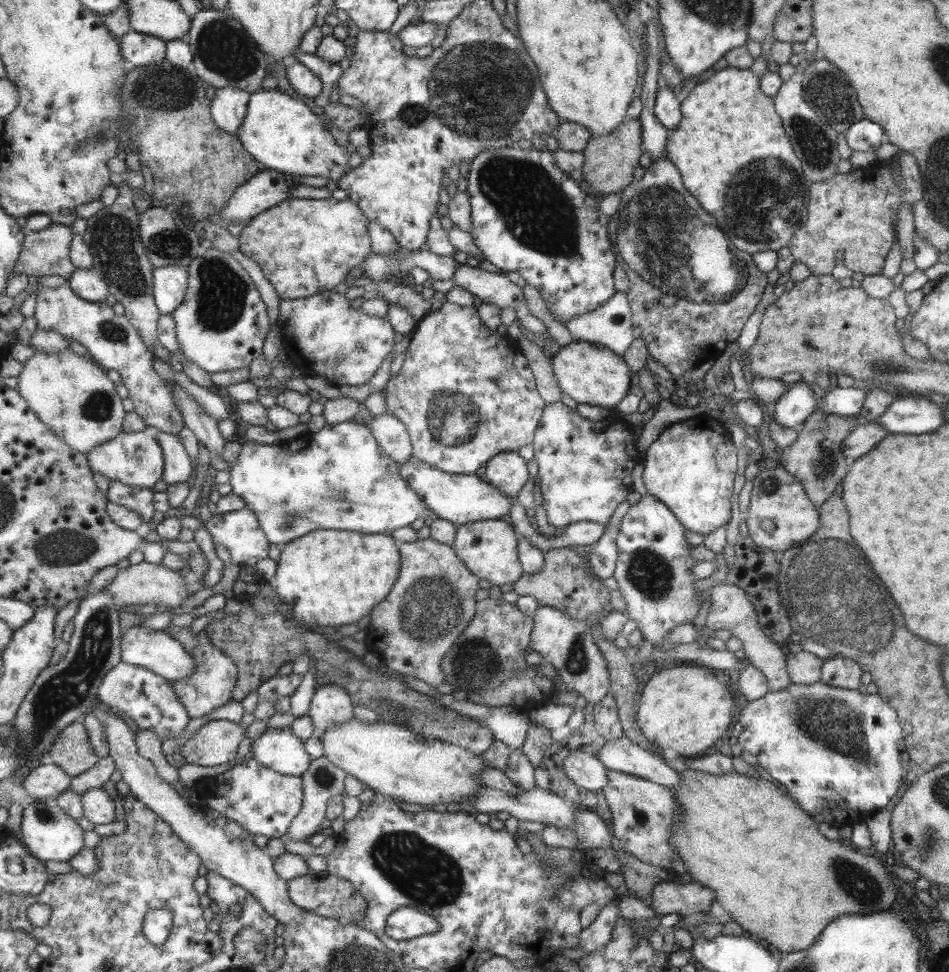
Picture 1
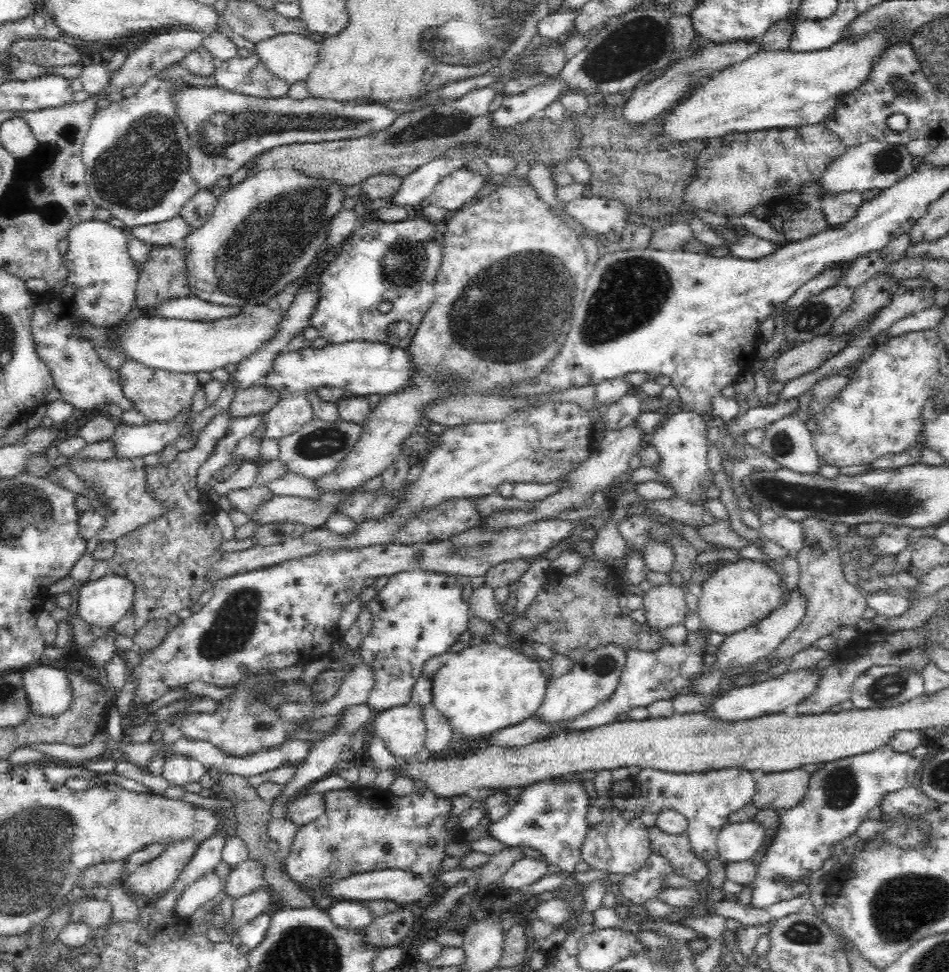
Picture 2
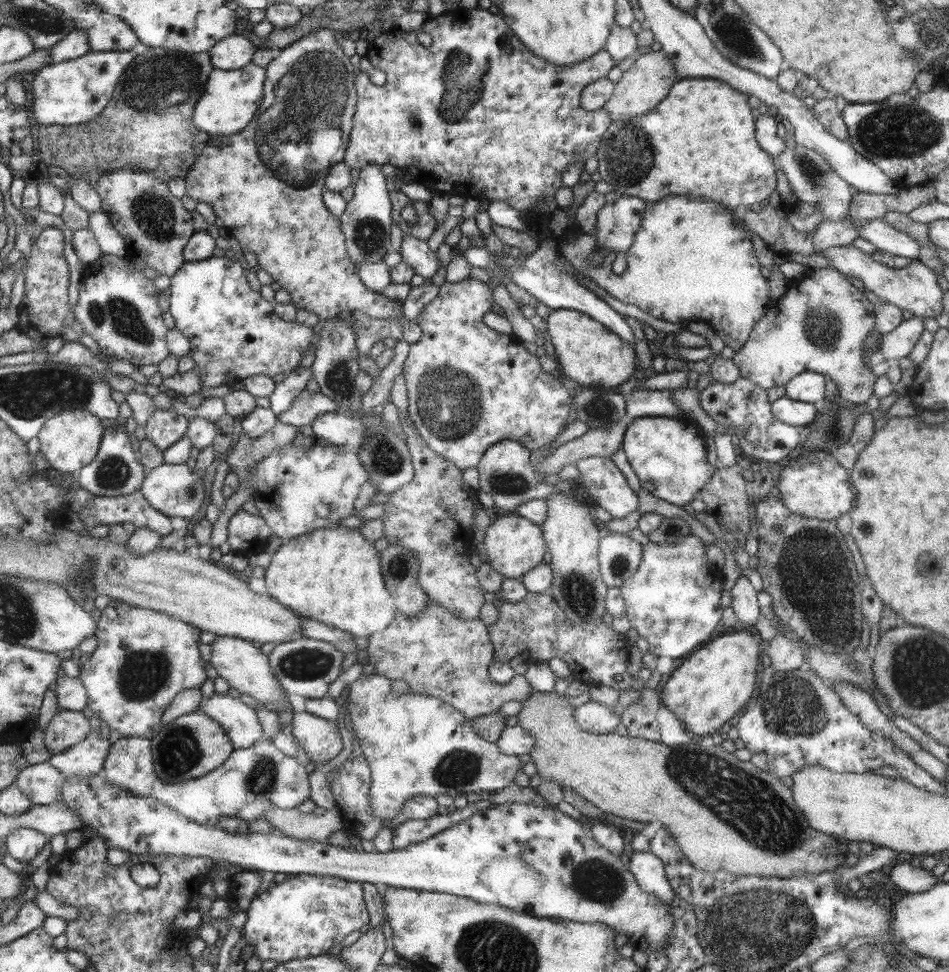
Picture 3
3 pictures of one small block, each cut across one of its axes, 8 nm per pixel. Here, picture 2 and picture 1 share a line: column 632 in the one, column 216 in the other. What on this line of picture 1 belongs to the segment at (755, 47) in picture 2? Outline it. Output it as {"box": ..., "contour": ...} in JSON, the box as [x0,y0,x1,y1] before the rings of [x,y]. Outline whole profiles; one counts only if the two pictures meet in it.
{"box":[211,86,249,136],"contour":[[[224,86],[215,91],[213,96],[211,115],[221,130],[236,136],[245,116],[249,93],[236,86]]]}

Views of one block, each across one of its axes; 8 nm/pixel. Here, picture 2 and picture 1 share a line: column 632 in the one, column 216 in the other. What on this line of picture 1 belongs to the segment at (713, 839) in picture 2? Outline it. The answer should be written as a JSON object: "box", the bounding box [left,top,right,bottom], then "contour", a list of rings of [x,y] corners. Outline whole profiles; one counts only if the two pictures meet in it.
{"box":[191,758,304,840],"contour":[[[253,758],[233,765],[215,777],[197,780],[191,788],[208,804],[208,809],[233,820],[249,834],[265,836],[268,840],[283,838],[304,802],[300,777],[278,774]]]}

